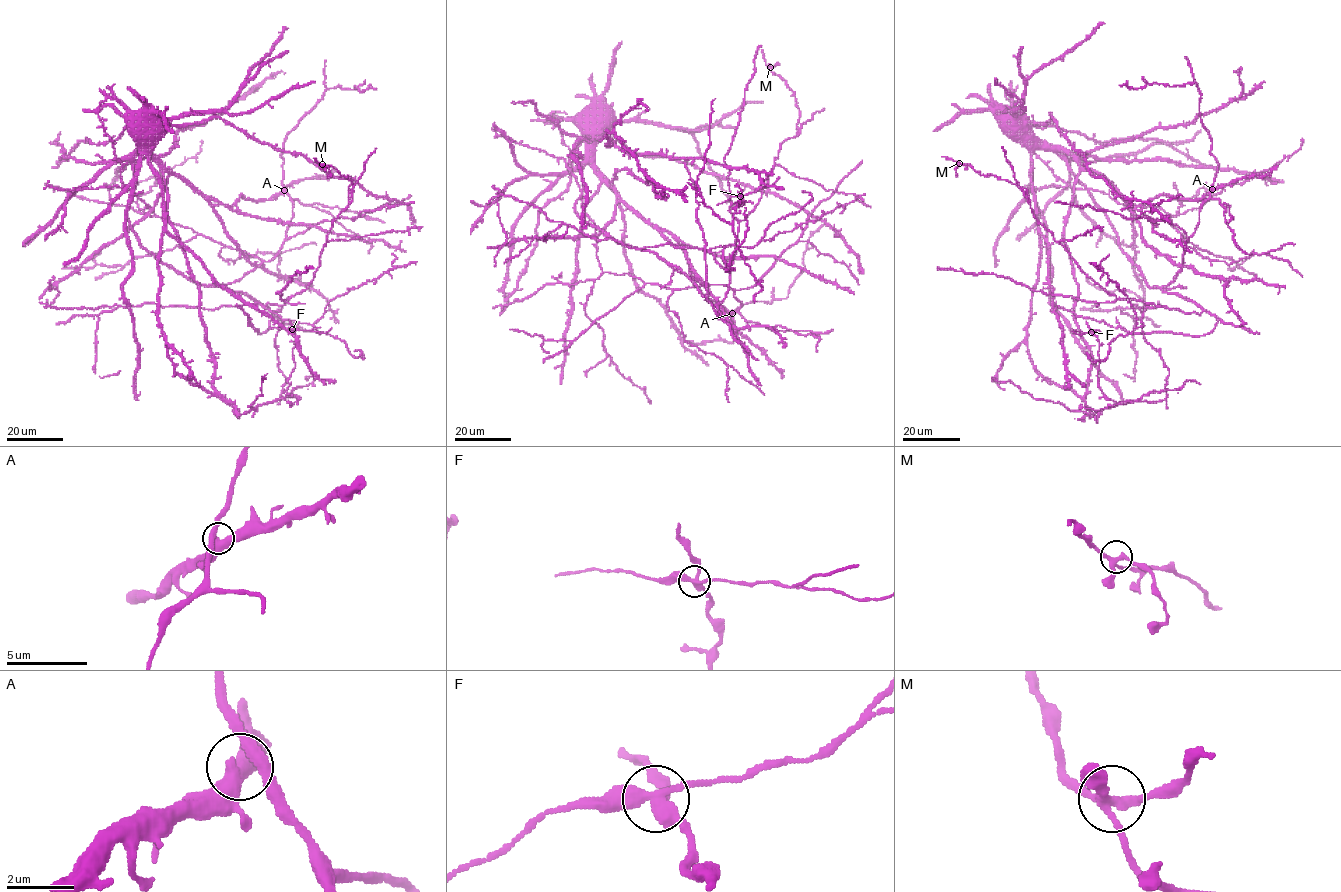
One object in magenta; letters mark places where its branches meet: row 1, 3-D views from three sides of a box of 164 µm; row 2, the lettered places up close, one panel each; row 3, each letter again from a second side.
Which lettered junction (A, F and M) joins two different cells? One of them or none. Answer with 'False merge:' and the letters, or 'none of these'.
False merge: F

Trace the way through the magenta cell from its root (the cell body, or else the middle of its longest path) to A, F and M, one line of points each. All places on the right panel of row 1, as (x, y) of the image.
A: (998, 119), (1010, 138), (1030, 148), (1067, 153), (1132, 205), (1161, 195), (1200, 199), (1212, 189)
F: (998, 119), (1066, 162), (1150, 286), (1202, 309), (1144, 311), (1169, 371), (1159, 402), (1106, 396), (1091, 332)
M: (998, 119), (1011, 136), (1066, 162), (1150, 286), (1202, 311), (1110, 295), (1035, 218), (1025, 188), (959, 163)

